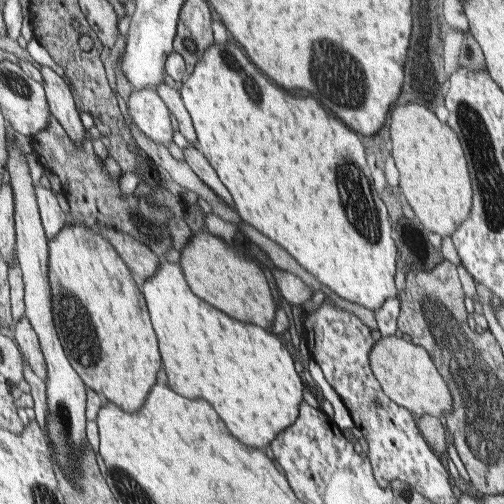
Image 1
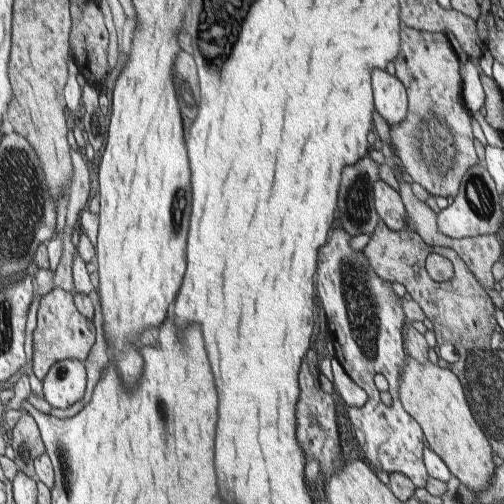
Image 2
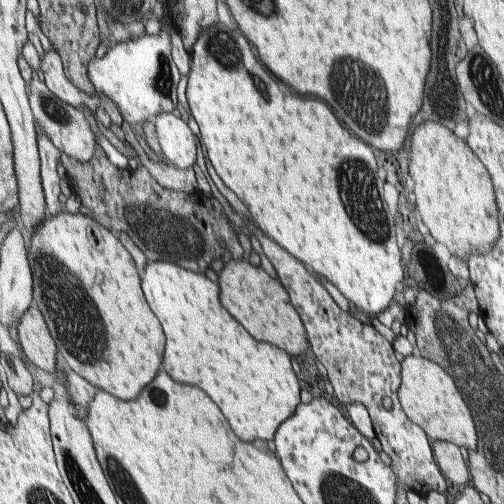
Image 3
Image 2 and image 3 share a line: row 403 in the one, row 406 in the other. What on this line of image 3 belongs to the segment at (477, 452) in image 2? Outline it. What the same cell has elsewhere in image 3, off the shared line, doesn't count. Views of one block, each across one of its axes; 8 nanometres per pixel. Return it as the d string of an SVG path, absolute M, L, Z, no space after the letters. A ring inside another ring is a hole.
M417 352L411 356L403 356L401 360L401 386L397 388L397 406L409 416L413 424L417 424L429 440L445 440L467 450L477 446L475 428L469 416L469 406L459 394L453 378L433 360L421 358Z

